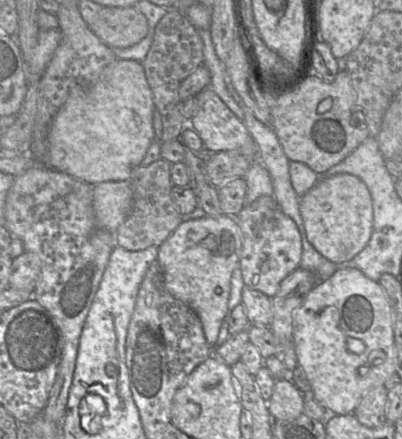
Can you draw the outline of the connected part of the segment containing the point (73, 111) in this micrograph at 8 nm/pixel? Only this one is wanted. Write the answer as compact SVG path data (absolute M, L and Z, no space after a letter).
M116 58L108 64L91 83L77 83L71 87L68 97L57 114L54 116L47 135L48 154L47 162L48 167L62 173L66 173L73 178L81 180L90 185L95 185L106 181L124 181L130 180L131 173L134 168L140 165L141 161L146 155L151 143L155 140L153 130L153 110L154 102L151 89L146 79L143 64L135 60L126 60Z

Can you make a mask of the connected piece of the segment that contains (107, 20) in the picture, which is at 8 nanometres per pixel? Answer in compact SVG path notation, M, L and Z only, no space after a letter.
M103 6L89 28L108 47L127 48L146 37L148 21L134 7Z

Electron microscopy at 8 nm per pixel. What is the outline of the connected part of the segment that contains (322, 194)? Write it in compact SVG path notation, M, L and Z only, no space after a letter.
M338 173L326 179L319 179L310 190L299 197L299 210L309 243L333 263L353 259L371 238L371 195L366 184L354 175Z

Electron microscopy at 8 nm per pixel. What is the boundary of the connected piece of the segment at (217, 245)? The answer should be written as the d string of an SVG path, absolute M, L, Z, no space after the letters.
M221 214L216 217L211 217L211 216L205 215L204 217L199 218L199 219L183 220L179 224L179 226L172 232L172 234L158 247L157 261L158 261L159 267L161 269L161 272L163 274L163 283L164 283L166 290L174 298L187 304L189 307L191 307L196 312L198 318L201 321L206 341L210 346L215 346L221 324L222 324L223 319L227 312L228 300L229 300L229 294L230 294L231 275L235 268L239 268L241 247L242 247L242 240L241 240L240 228L238 227L234 217L231 217L231 216L228 216L225 214Z

